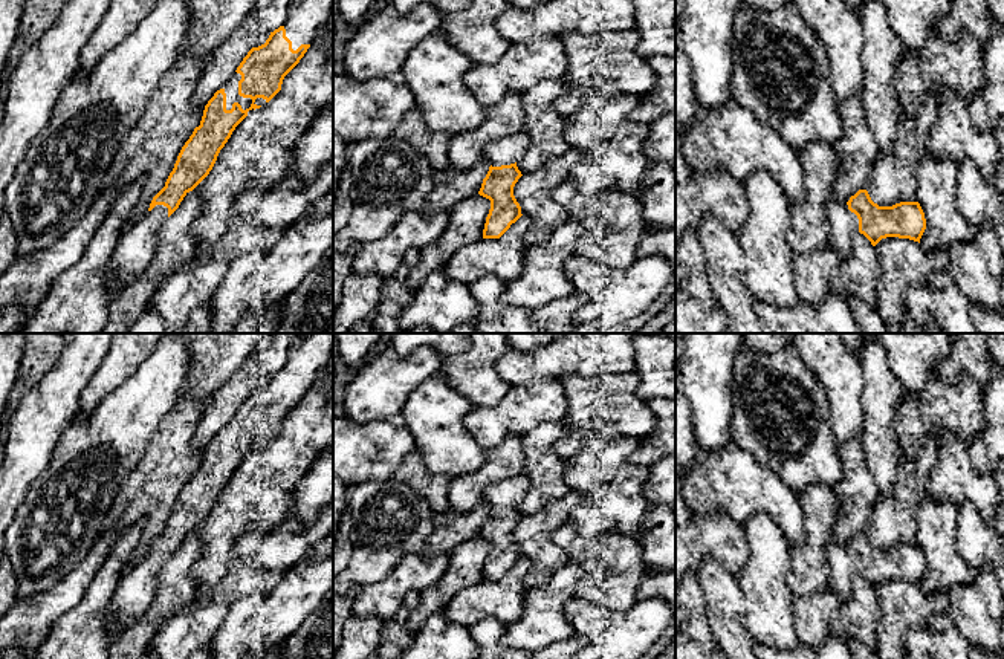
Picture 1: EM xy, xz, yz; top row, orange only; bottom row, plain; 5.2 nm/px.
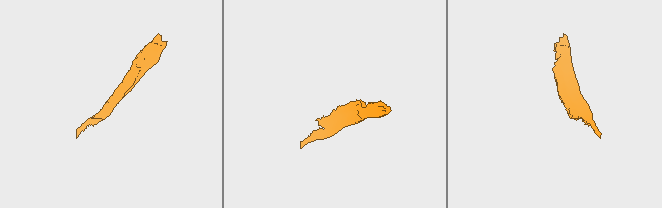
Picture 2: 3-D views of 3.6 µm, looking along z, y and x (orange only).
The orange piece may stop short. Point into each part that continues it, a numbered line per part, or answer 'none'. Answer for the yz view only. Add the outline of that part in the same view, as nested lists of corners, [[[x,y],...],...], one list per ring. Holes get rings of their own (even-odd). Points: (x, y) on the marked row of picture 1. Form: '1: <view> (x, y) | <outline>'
1: yz (844, 223) | [[[836,196],[828,200],[827,217],[830,223],[830,246],[848,258],[853,251],[853,237],[859,232],[859,219],[848,209],[848,205]]]

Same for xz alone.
1: xz (508, 150) | [[[521,131],[491,142],[484,148],[481,159],[486,159],[489,162],[489,167],[510,165],[524,159],[529,145],[530,138]]]

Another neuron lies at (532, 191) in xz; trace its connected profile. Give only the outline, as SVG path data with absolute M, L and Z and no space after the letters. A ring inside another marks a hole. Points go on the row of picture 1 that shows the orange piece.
M570 150L538 170L523 174L515 183L513 196L521 206L521 214L533 220L532 231L524 237L527 246L546 242L568 220L568 211L556 205L550 194L561 182L570 179L570 168L584 157L582 151Z

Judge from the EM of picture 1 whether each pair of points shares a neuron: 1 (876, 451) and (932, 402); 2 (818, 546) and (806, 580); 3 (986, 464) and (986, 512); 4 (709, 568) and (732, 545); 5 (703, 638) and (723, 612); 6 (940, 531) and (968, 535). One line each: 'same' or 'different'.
1: different
2: same
3: different
4: different
5: different
6: different

